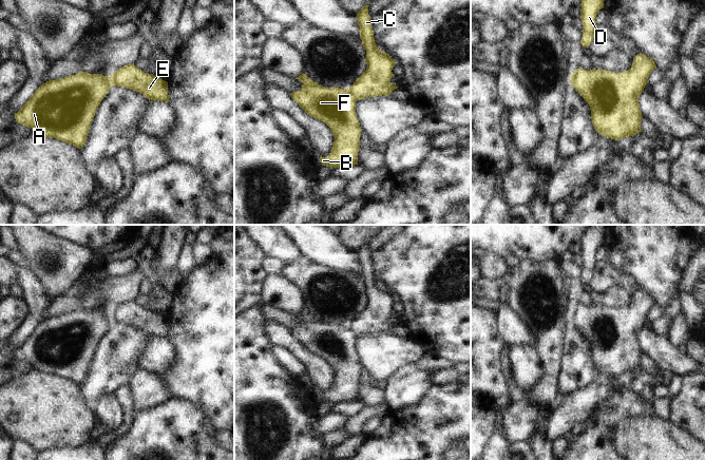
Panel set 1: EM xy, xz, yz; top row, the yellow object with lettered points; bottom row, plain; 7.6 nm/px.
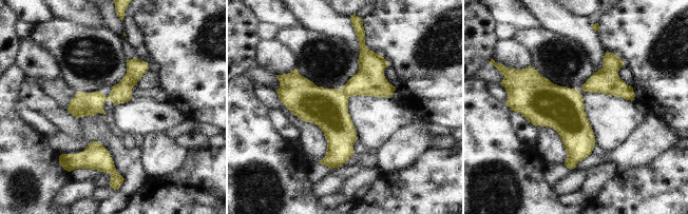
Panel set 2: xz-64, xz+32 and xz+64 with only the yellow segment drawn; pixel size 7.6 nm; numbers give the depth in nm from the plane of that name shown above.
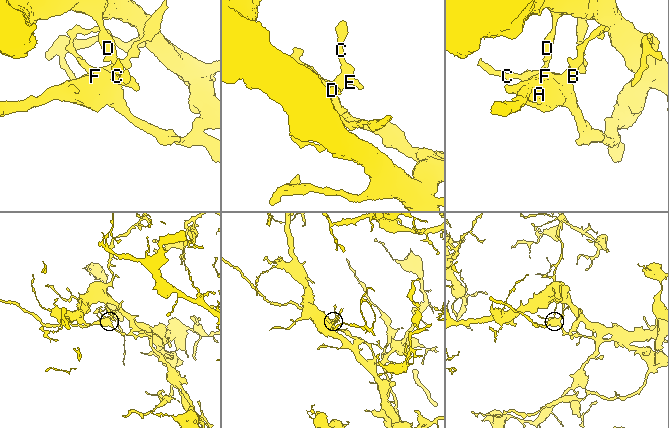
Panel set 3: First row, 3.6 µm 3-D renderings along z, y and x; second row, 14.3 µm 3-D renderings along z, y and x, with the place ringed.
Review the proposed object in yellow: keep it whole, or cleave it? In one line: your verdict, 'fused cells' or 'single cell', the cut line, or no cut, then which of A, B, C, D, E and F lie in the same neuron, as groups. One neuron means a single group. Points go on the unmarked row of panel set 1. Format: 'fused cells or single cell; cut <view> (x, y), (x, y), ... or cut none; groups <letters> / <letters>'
fused cells; cut xz (347, 325), (356, 337); groups A B F / C D E

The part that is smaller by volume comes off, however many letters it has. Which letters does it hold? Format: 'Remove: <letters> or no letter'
Remove: A, B, F

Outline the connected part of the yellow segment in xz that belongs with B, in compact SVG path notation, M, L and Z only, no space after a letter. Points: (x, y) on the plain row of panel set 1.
M304 309L297 313L303 322L300 327L290 329L291 334L311 353L326 360L332 367L335 378L327 394L320 394L322 402L339 404L358 401L360 385L360 363L356 350L356 336L348 325L325 324L312 318Z

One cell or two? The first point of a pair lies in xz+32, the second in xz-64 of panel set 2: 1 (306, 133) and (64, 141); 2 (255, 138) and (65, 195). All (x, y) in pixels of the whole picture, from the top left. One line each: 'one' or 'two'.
1: two
2: two

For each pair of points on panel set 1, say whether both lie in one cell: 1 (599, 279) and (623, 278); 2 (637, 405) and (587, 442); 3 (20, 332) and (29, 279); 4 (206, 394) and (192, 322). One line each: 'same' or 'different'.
1: same
2: same
3: same
4: same

